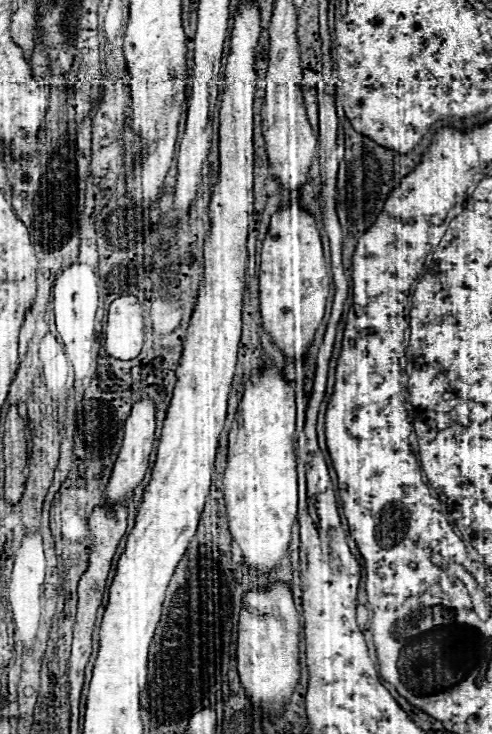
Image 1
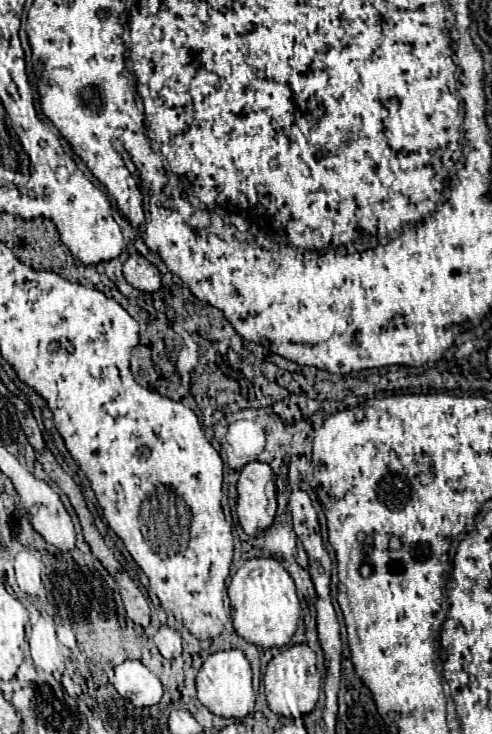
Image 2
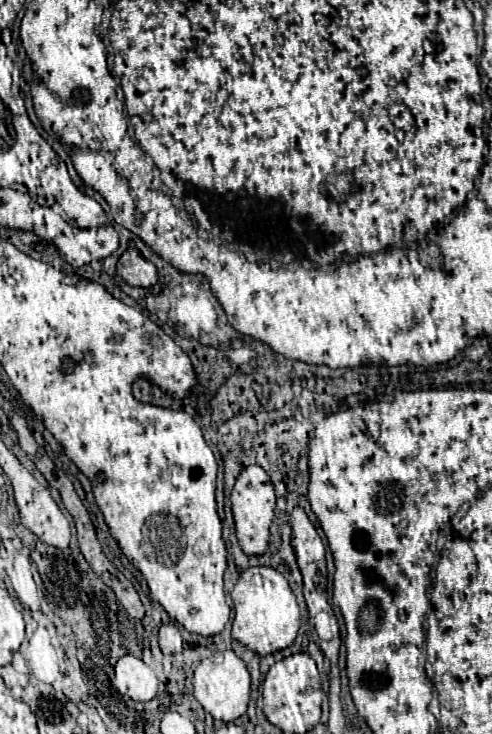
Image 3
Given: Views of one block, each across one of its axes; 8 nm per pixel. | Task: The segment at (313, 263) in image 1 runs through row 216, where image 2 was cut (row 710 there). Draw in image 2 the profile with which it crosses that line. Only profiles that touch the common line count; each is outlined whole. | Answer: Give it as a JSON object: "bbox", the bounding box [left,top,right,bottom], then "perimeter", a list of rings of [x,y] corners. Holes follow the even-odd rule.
{"bbox":[264,644,320,718],"perimeter":[[[296,644],[280,654],[276,654],[264,672],[264,694],[268,706],[274,714],[282,714],[286,718],[296,714],[310,714],[316,708],[320,694],[320,672],[316,670],[316,654],[306,644]]]}

